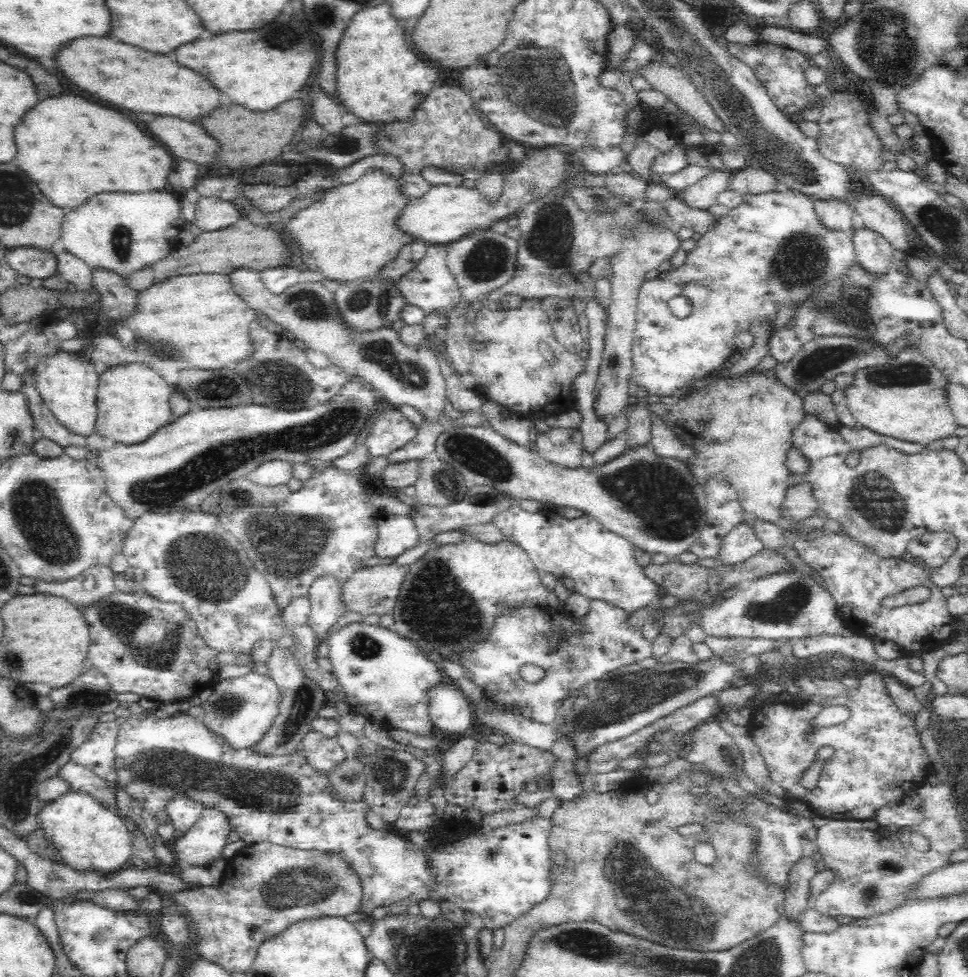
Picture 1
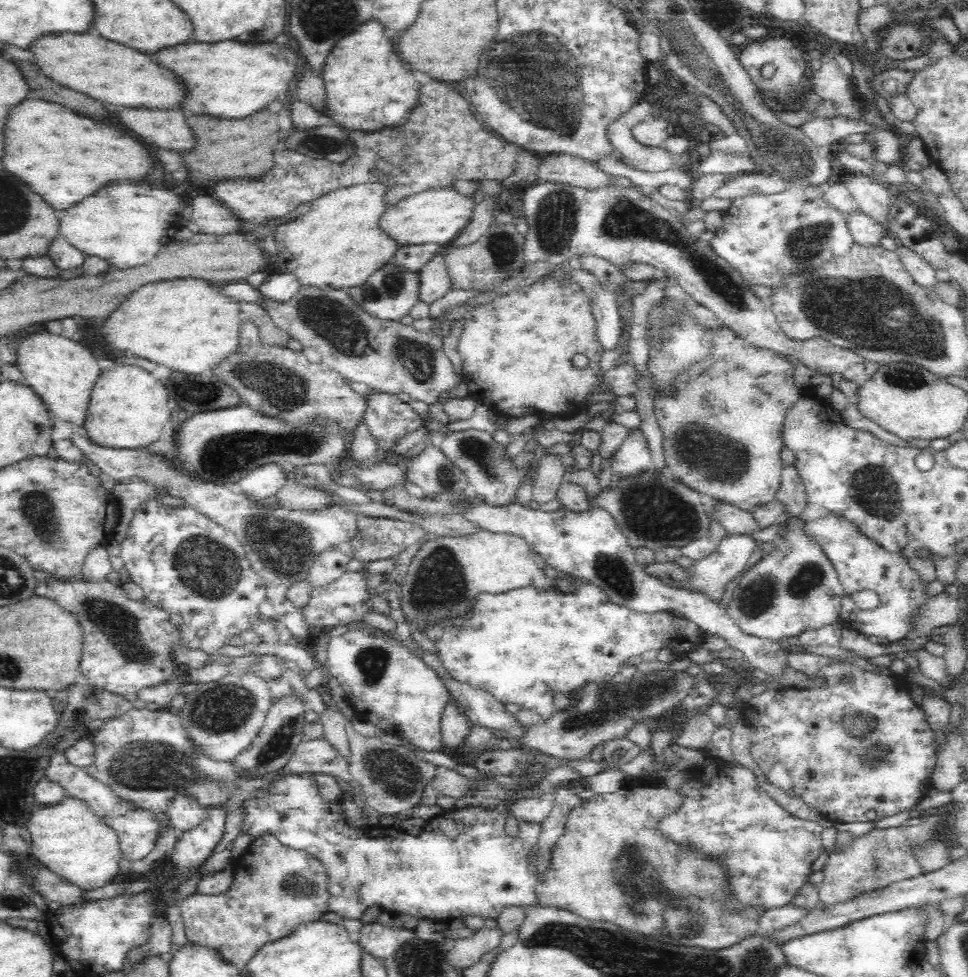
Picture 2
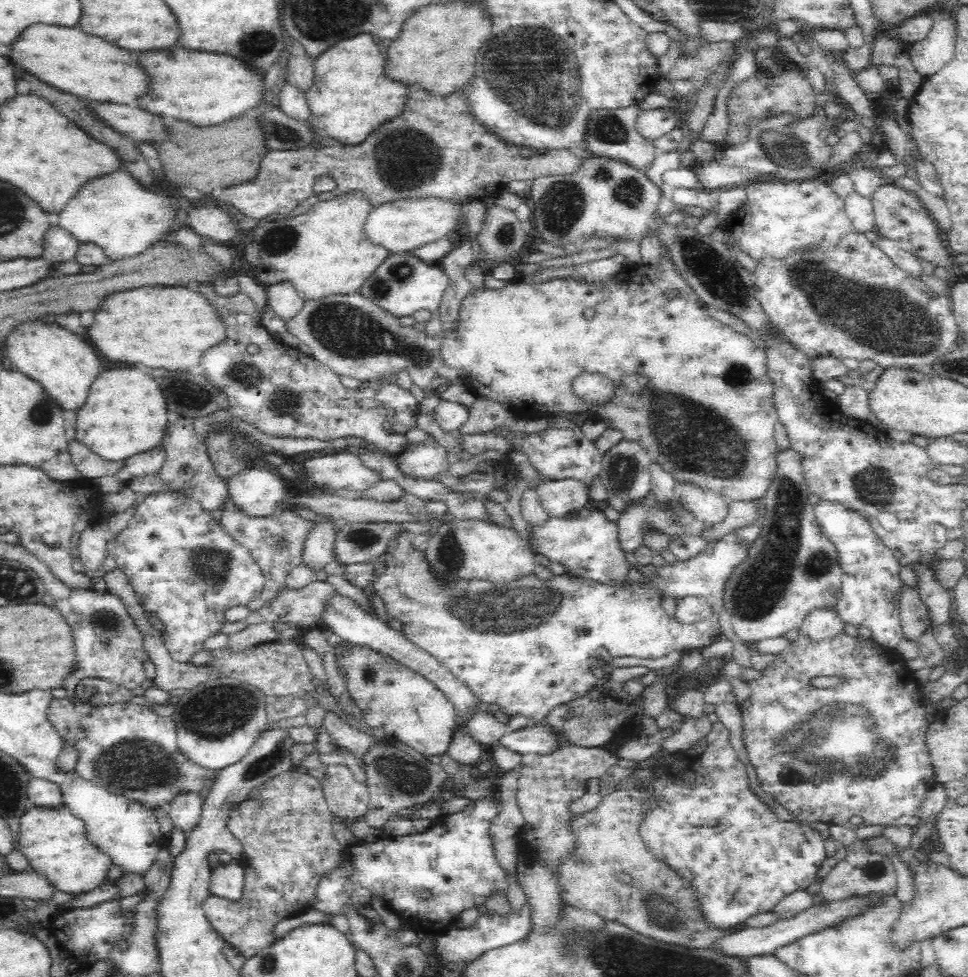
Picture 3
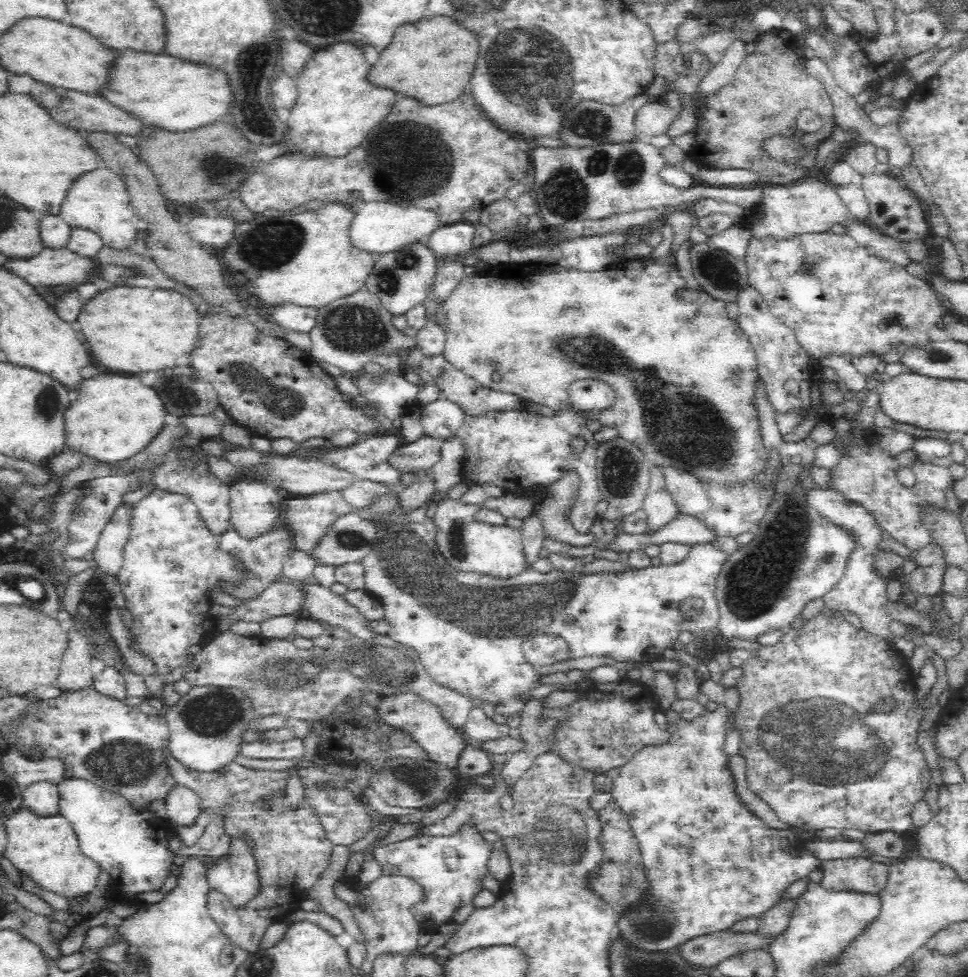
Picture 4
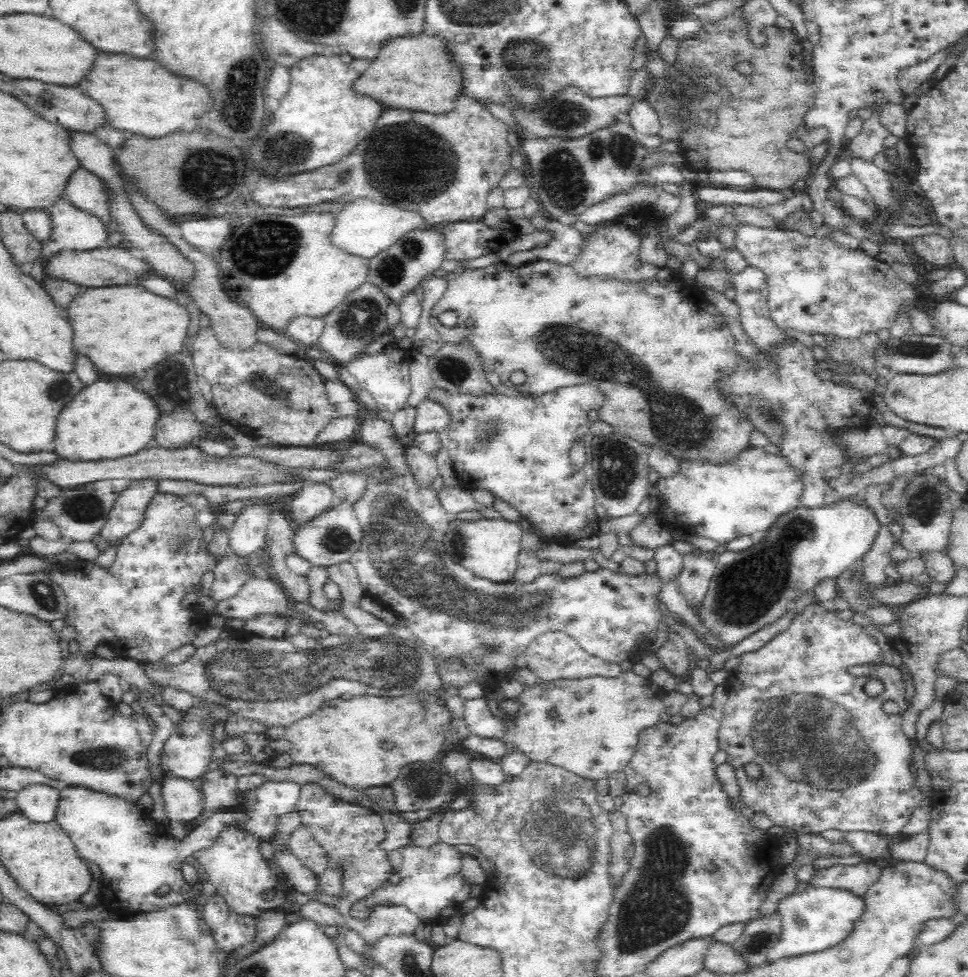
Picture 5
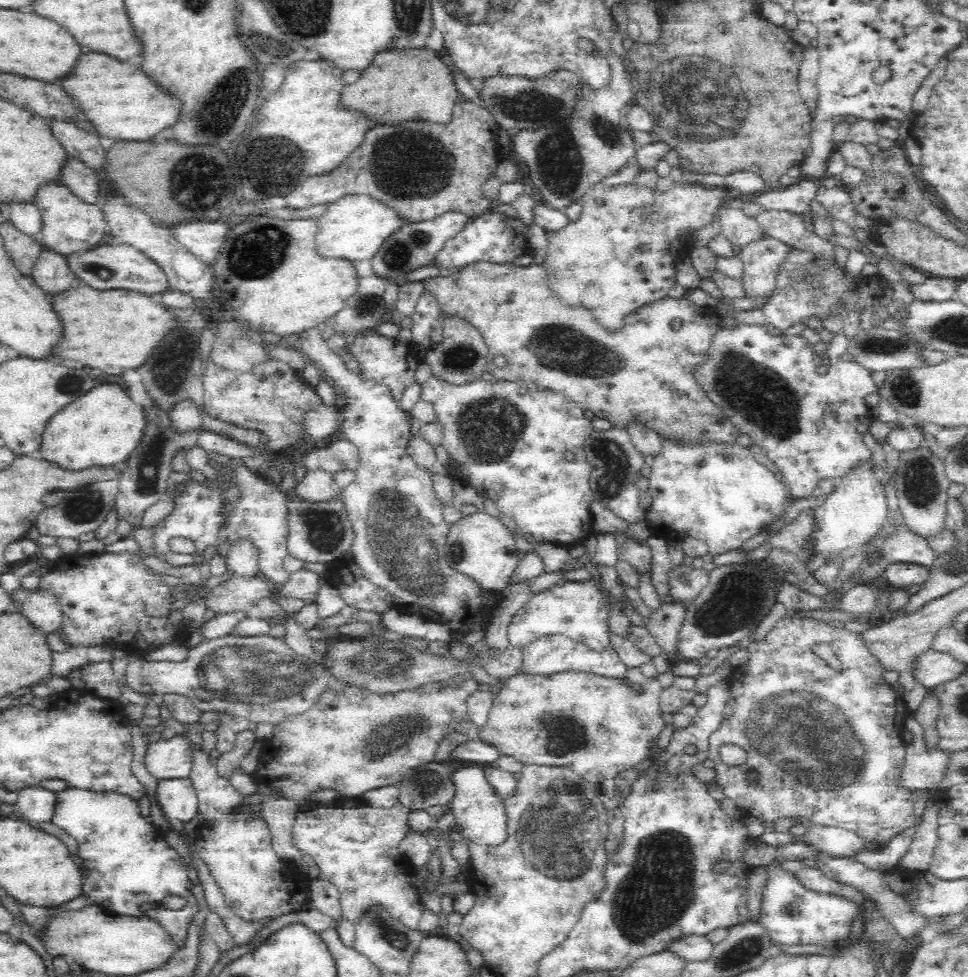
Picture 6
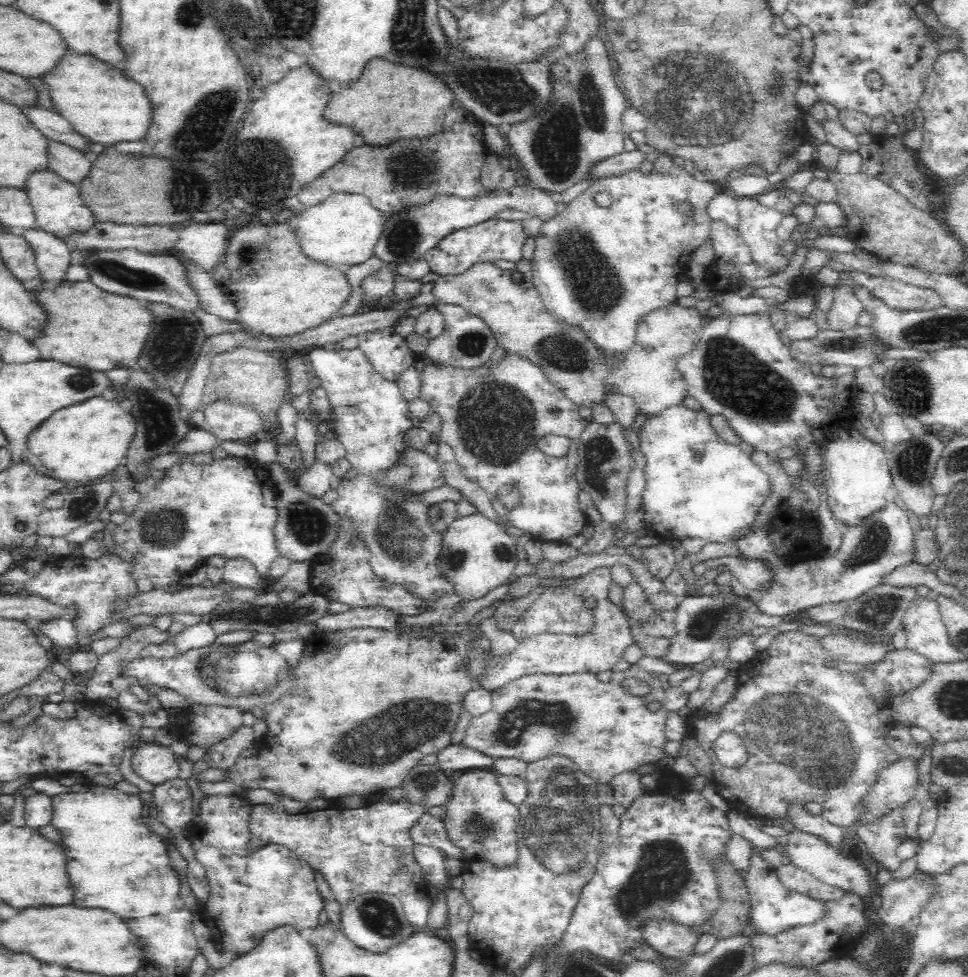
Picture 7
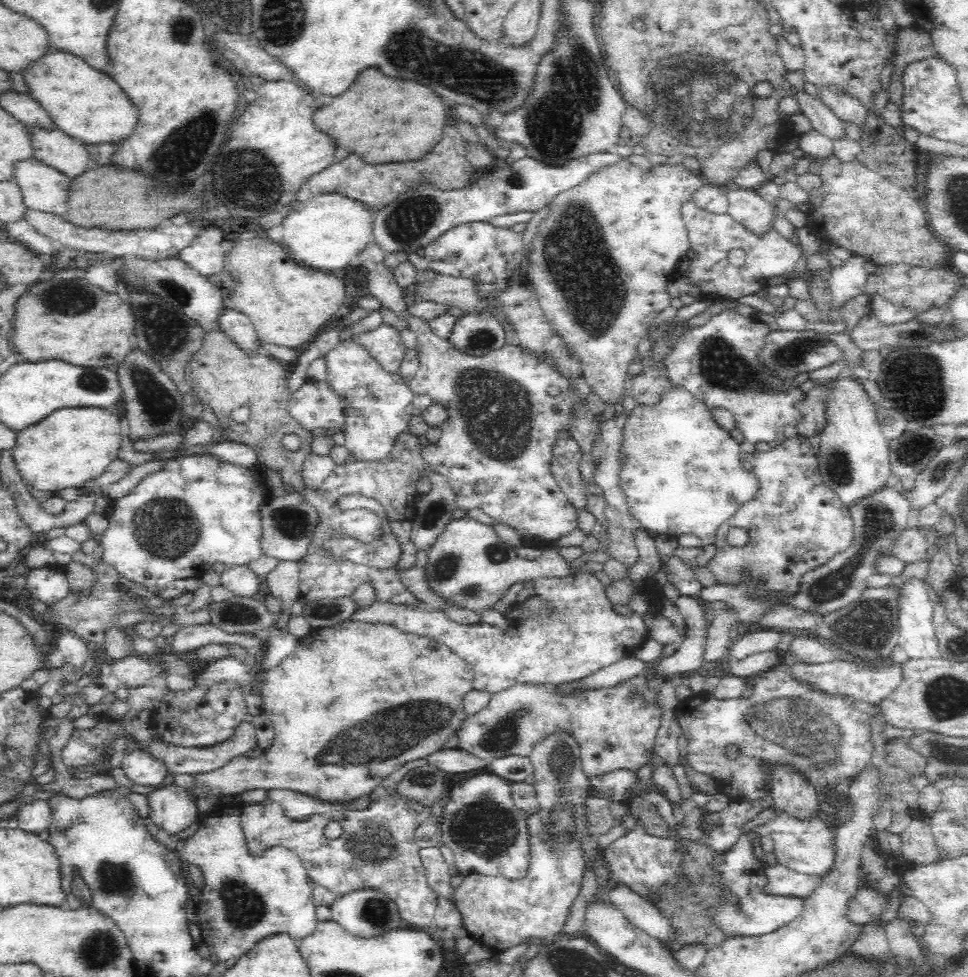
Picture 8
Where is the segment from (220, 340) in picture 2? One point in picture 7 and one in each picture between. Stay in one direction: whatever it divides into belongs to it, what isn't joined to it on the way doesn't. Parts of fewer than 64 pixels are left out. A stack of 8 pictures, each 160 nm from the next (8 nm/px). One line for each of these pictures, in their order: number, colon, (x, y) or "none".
3: (158, 326)
4: (131, 329)
5: (123, 329)
6: (112, 331)
7: (84, 326)

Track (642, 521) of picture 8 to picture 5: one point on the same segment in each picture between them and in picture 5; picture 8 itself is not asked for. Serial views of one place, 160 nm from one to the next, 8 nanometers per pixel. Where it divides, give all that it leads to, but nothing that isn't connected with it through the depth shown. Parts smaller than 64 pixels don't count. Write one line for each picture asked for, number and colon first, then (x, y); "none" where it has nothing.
5: (721, 501)
6: (716, 492)
7: (697, 485)

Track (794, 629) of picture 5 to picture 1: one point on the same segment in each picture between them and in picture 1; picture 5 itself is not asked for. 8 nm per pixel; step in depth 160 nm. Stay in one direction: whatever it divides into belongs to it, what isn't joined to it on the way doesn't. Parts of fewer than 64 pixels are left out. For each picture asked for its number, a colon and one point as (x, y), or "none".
1: (878, 760)
2: (858, 751)
3: (856, 754)
4: (819, 756)

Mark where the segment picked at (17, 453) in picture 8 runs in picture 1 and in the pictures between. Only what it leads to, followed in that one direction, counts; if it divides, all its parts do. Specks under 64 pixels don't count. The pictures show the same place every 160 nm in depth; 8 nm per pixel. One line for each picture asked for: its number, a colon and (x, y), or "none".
1: (133, 402)
2: (128, 409)
3: (125, 413)
4: (115, 417)
5: (108, 420)
6: (100, 430)
7: (83, 442)

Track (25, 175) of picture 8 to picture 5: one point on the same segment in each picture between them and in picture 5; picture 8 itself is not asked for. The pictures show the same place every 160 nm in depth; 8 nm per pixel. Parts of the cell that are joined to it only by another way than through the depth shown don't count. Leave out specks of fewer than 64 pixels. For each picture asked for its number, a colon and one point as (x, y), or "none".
5: (72, 228)
6: (69, 224)
7: (56, 202)

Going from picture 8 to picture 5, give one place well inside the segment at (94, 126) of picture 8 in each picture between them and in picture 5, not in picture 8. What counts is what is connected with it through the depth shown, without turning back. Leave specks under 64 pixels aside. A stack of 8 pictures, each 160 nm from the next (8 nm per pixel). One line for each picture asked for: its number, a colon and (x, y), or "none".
5: (137, 97)
6: (120, 102)
7: (100, 105)

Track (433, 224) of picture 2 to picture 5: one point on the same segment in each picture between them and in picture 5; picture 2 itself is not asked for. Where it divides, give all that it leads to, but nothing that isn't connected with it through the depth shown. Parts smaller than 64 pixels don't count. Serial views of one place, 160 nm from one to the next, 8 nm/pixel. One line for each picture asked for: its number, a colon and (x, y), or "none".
3: (399, 226)
4: (376, 227)
5: (363, 227)

